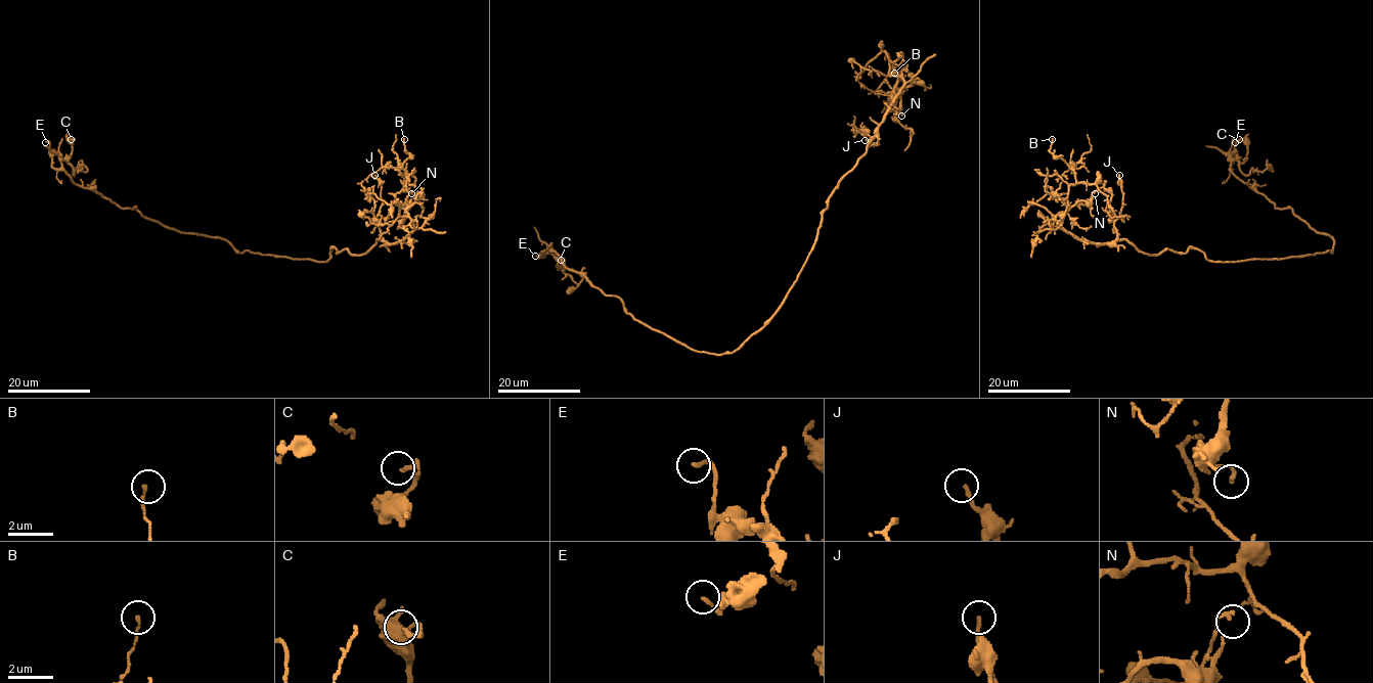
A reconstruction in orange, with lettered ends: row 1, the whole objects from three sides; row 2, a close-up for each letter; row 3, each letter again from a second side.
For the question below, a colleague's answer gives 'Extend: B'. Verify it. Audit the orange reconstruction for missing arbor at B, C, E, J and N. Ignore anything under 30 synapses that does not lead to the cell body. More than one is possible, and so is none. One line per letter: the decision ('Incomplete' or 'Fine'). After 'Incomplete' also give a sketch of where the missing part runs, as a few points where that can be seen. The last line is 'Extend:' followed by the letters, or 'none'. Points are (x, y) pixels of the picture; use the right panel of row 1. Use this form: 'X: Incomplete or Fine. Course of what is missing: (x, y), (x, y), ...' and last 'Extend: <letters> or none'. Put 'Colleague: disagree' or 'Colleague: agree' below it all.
B: Fine
C: Fine
E: Fine
J: Fine
N: Fine
Extend: none
Colleague: disagree

